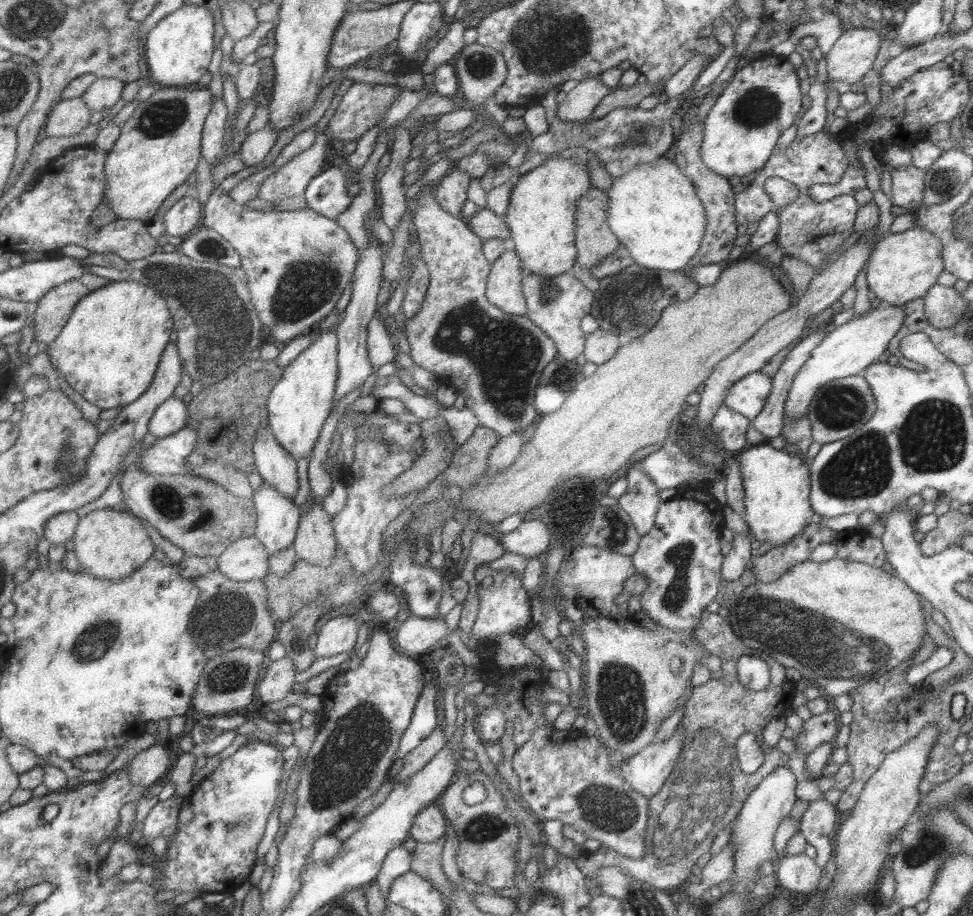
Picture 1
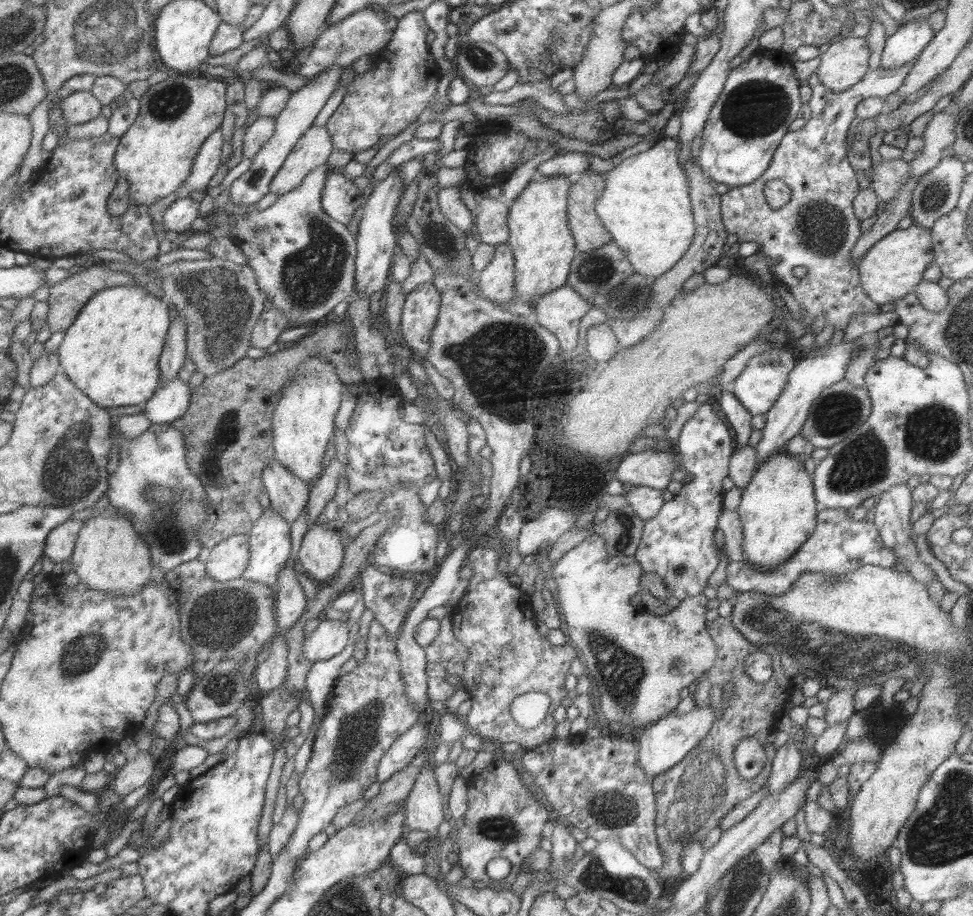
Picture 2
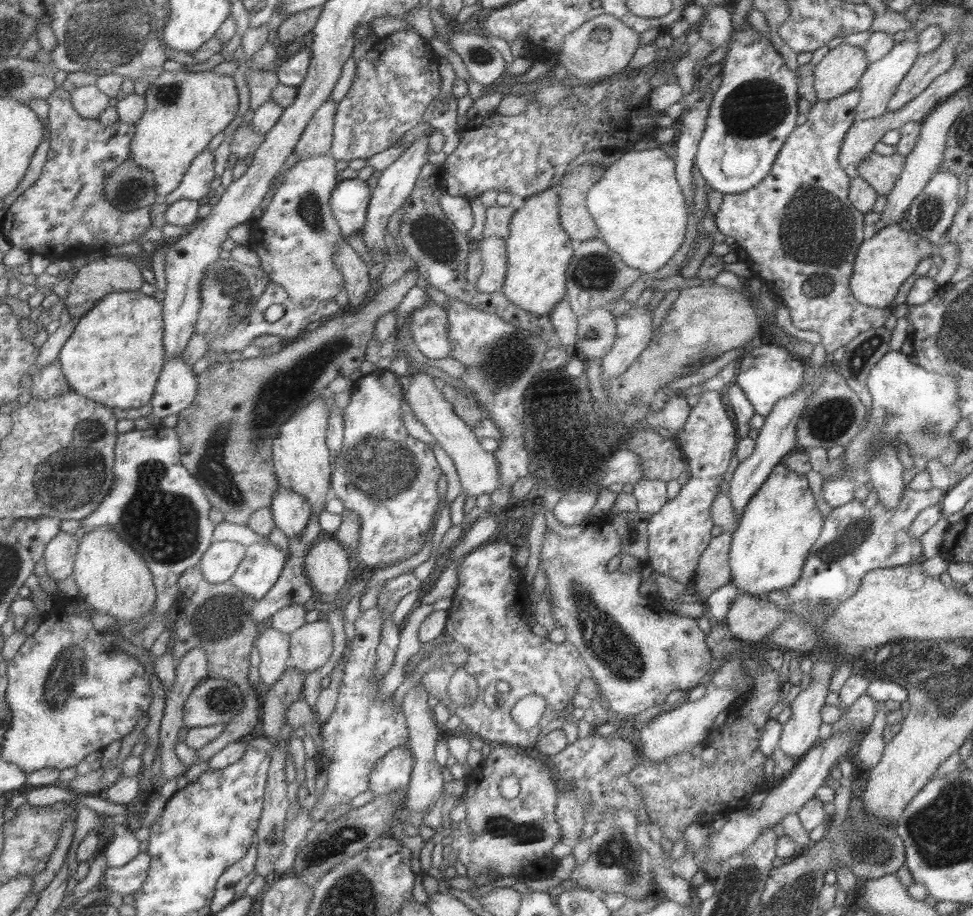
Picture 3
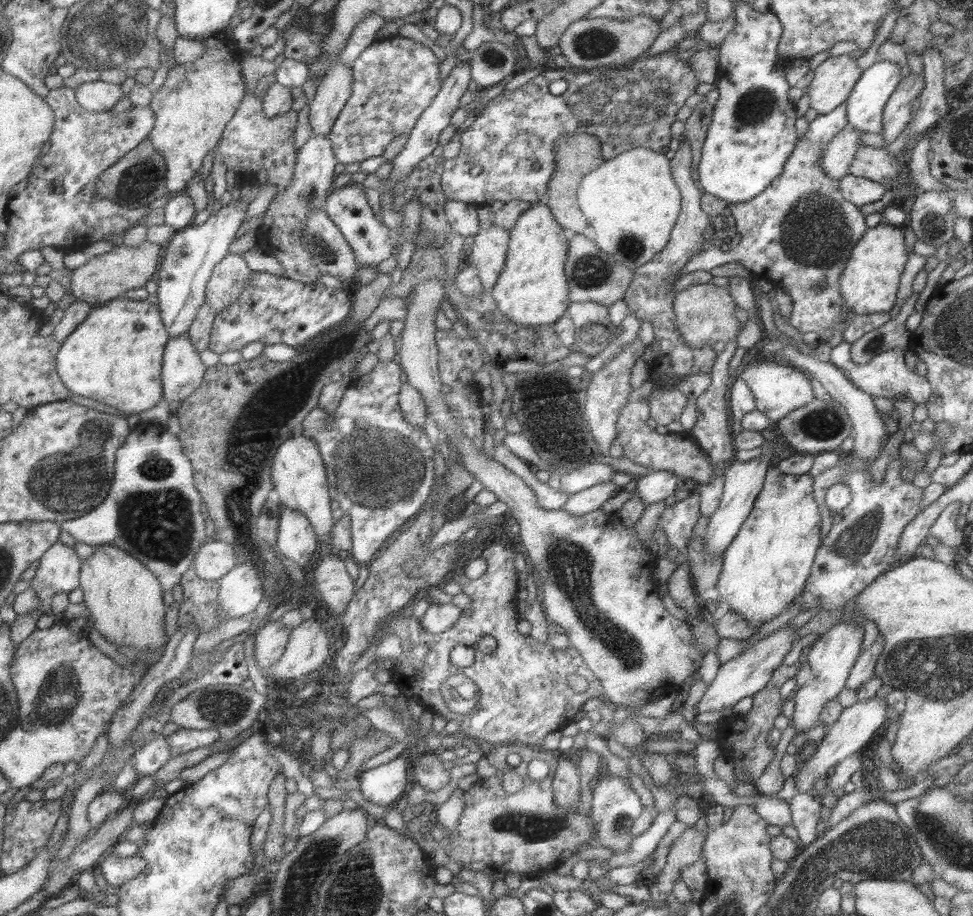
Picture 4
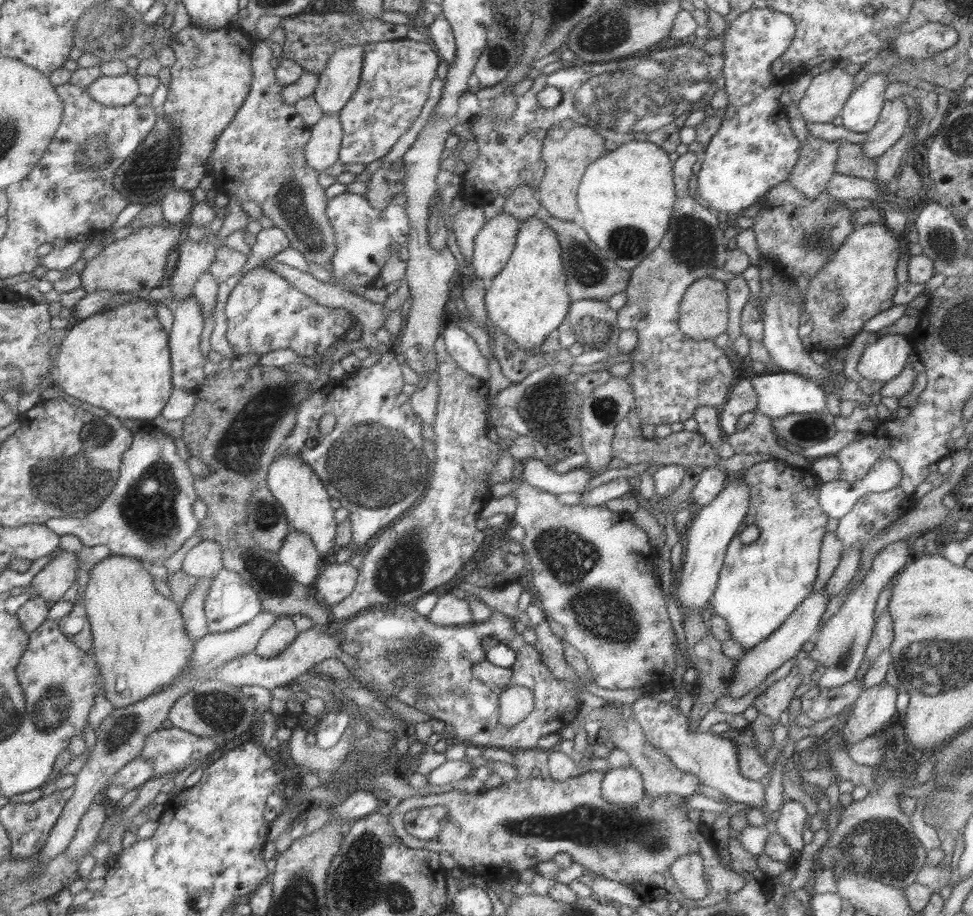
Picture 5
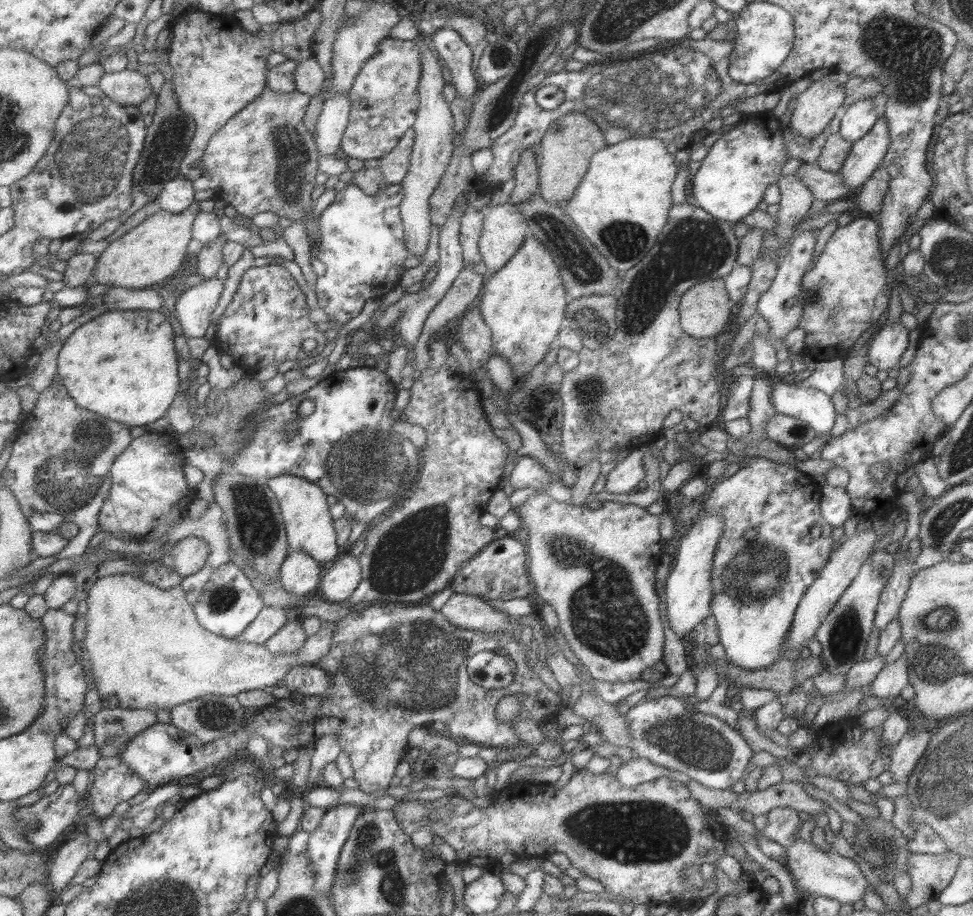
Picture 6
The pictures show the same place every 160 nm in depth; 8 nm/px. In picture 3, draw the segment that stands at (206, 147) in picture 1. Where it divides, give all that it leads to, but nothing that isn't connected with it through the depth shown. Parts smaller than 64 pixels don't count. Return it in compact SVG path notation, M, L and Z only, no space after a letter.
M205 149L199 157L195 158L189 166L188 173L184 176L184 181L172 194L164 196L165 202L170 205L185 198L191 200L201 200L203 196L209 195L211 182L218 178L216 173L216 156L209 149Z

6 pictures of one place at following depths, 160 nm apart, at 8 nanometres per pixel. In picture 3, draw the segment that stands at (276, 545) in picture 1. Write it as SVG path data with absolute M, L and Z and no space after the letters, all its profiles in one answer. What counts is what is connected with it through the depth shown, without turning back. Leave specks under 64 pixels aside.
M270 541L246 548L245 560L231 581L245 594L261 600L275 586L285 568L285 550Z

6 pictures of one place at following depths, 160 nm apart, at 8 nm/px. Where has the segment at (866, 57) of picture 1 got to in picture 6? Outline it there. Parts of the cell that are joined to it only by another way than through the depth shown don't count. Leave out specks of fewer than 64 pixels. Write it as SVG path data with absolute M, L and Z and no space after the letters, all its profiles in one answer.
M829 77L814 80L796 96L788 127L811 140L829 124L835 114L840 113L844 101L843 84Z

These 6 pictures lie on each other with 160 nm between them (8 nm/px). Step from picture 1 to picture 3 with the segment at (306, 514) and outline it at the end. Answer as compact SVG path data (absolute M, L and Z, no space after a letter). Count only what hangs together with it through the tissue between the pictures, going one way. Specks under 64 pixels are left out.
M334 538L309 547L304 556L304 574L317 594L337 593L347 580L349 551Z

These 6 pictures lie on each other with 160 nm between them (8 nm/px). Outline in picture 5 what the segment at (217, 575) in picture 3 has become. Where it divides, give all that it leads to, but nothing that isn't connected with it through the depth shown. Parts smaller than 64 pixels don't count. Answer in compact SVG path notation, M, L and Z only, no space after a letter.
M203 539L199 544L191 548L184 561L183 570L190 575L196 576L197 578L215 578L224 569L224 549L219 543Z

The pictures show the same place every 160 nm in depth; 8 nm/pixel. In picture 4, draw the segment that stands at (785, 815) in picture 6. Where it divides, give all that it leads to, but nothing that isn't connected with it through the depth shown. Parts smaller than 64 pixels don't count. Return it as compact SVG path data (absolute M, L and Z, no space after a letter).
M795 793L789 800L791 811L791 826L798 832L801 844L812 843L819 833L815 824L819 819L819 808L822 807L819 801L815 801L808 793Z

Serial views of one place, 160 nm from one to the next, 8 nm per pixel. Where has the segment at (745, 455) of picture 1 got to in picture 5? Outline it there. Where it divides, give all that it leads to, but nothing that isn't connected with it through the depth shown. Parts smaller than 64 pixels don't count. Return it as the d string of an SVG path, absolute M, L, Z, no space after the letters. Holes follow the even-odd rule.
M772 458L753 464L737 478L745 481L749 487L748 509L738 527L738 532L727 545L709 607L713 609L715 615L726 620L730 638L735 639L746 651L777 630L799 603L814 590L818 556L828 518L818 503L819 489L823 482L810 470L791 467L783 460ZM747 526L756 526L759 529L759 536L751 544L741 544L739 535Z

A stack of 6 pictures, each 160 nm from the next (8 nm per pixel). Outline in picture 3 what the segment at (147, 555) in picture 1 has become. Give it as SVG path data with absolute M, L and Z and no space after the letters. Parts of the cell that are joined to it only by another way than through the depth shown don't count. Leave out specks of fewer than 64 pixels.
M109 526L84 534L80 540L73 575L85 601L101 614L107 613L119 622L136 621L155 607L158 592L148 562Z

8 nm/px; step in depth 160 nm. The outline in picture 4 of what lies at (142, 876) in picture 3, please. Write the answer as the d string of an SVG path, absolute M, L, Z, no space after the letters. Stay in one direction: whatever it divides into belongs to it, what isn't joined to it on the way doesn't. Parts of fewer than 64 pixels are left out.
M114 853L108 854L98 865L104 879L111 885L123 887L125 882L139 877L141 871L147 869L147 860L141 855L130 858L120 858Z

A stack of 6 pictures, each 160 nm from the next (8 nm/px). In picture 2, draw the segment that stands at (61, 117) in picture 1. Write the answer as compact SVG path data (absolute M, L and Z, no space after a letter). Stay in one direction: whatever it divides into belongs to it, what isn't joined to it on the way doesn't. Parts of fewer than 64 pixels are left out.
M79 90L61 100L68 124L85 124L103 112L103 103L91 90Z

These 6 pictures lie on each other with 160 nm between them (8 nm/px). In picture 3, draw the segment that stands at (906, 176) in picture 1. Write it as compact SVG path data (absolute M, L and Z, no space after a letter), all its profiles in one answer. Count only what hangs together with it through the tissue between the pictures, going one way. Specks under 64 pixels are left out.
M870 152L858 166L858 176L865 180L877 195L889 195L904 167L905 157L896 152L889 155Z

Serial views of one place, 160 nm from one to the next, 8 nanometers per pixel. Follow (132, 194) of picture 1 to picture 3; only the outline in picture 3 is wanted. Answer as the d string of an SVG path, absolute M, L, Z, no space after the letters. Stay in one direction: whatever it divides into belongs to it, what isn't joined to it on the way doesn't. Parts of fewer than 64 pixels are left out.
M165 71L160 77L152 80L151 88L144 95L147 110L136 122L137 132L132 140L132 158L139 166L152 170L157 181L159 198L172 194L184 181L189 166L195 158L207 149L211 140L223 132L239 112L239 90L235 86L232 74L223 75L213 71Z

